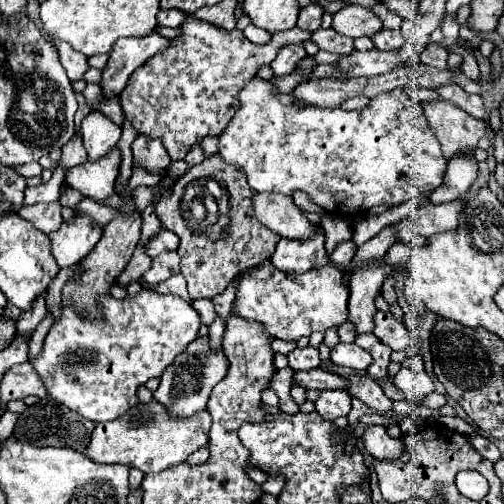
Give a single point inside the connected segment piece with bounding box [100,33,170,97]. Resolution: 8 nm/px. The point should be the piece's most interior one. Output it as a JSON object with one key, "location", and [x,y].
{"location":[128,54]}

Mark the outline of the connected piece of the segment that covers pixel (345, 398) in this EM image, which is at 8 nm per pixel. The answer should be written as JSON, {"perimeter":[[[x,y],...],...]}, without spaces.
{"perimeter":[[[330,389],[330,391],[320,391],[320,397],[316,399],[316,413],[322,419],[334,421],[336,417],[348,415],[352,409],[352,397],[346,389]]]}

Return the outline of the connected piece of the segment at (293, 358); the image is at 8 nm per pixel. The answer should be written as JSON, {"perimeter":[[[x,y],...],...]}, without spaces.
{"perimeter":[[[306,347],[306,349],[294,349],[288,355],[288,367],[294,371],[310,371],[310,369],[318,369],[320,367],[320,357],[318,351],[314,347]]]}

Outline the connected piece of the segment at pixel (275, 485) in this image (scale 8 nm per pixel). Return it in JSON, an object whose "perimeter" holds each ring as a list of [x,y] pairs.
{"perimeter":[[[268,477],[260,487],[264,493],[280,493],[280,489],[284,487],[284,479],[282,477]]]}

